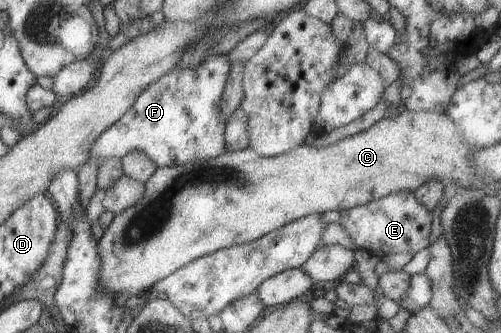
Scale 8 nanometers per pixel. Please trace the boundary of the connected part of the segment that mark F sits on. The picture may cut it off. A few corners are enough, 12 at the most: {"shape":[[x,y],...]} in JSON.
{"shape":[[226,55],[177,64],[88,158],[159,168],[225,154]]}

